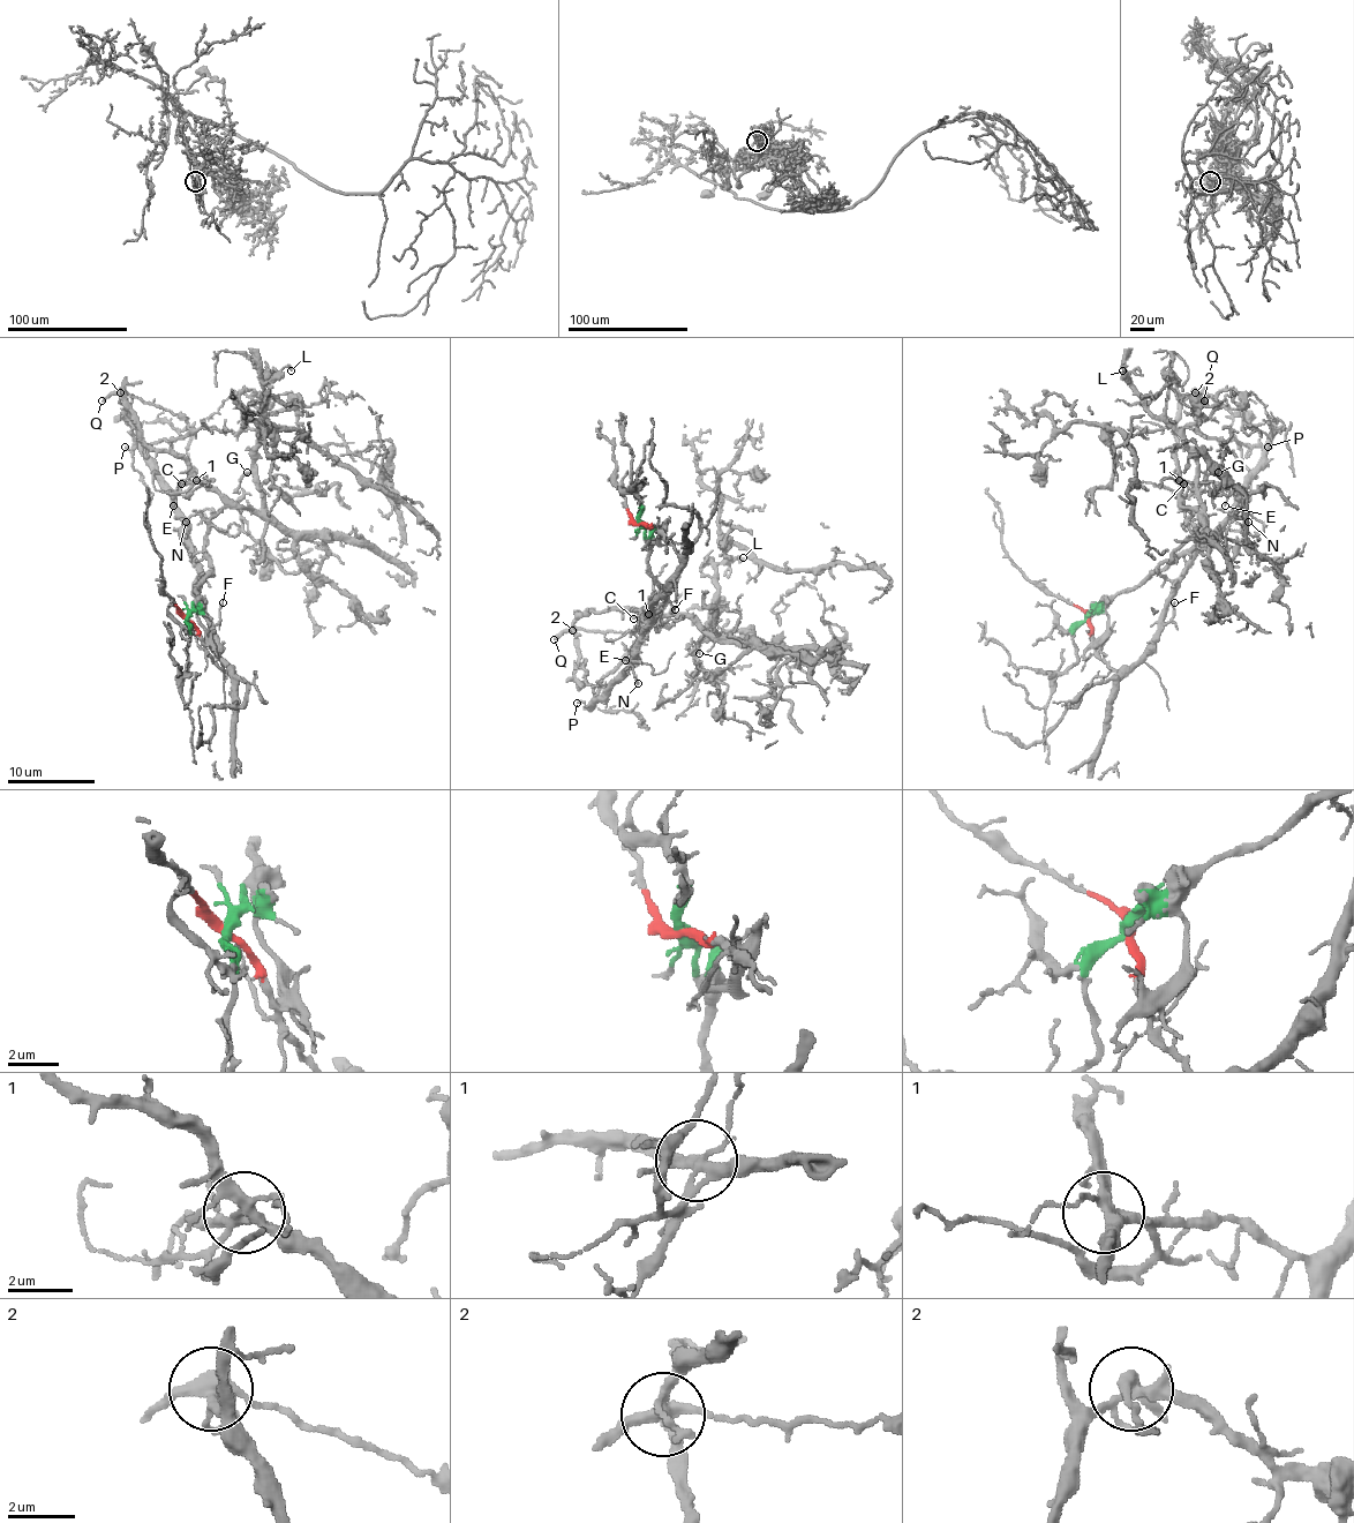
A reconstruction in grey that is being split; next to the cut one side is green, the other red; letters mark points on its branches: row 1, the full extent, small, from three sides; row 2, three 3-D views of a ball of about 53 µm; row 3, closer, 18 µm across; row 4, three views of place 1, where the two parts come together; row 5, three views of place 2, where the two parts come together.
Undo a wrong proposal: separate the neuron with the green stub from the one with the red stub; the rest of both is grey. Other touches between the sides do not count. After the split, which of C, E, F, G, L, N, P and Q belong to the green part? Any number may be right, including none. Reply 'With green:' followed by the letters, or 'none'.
With green: C, G, L

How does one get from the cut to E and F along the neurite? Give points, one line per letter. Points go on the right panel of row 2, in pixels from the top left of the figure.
E: (1088, 617), (1096, 653), (1111, 668), (1129, 668), (1157, 631), (1171, 587), (1227, 517), (1232, 493), (1225, 507)
F: (1088, 617), (1096, 653), (1111, 668), (1120, 670), (1135, 661), (1171, 620), (1174, 602)

